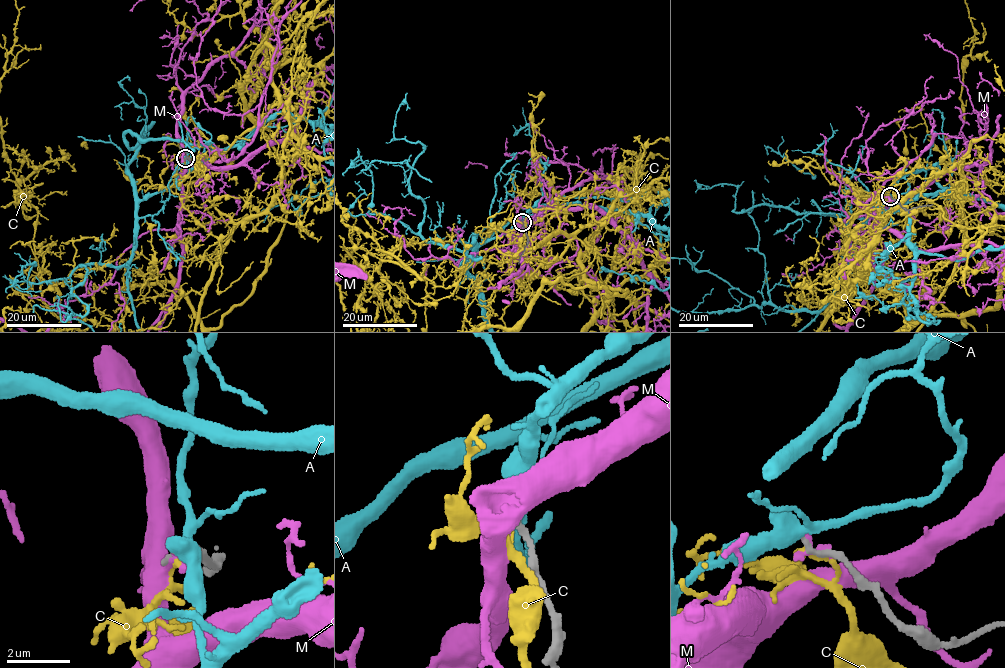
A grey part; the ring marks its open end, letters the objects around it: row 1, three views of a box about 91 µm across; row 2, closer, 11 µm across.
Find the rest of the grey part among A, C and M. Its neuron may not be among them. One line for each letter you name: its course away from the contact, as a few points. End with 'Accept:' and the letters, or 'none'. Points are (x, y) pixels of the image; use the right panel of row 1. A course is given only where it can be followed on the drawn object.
Accept: none

